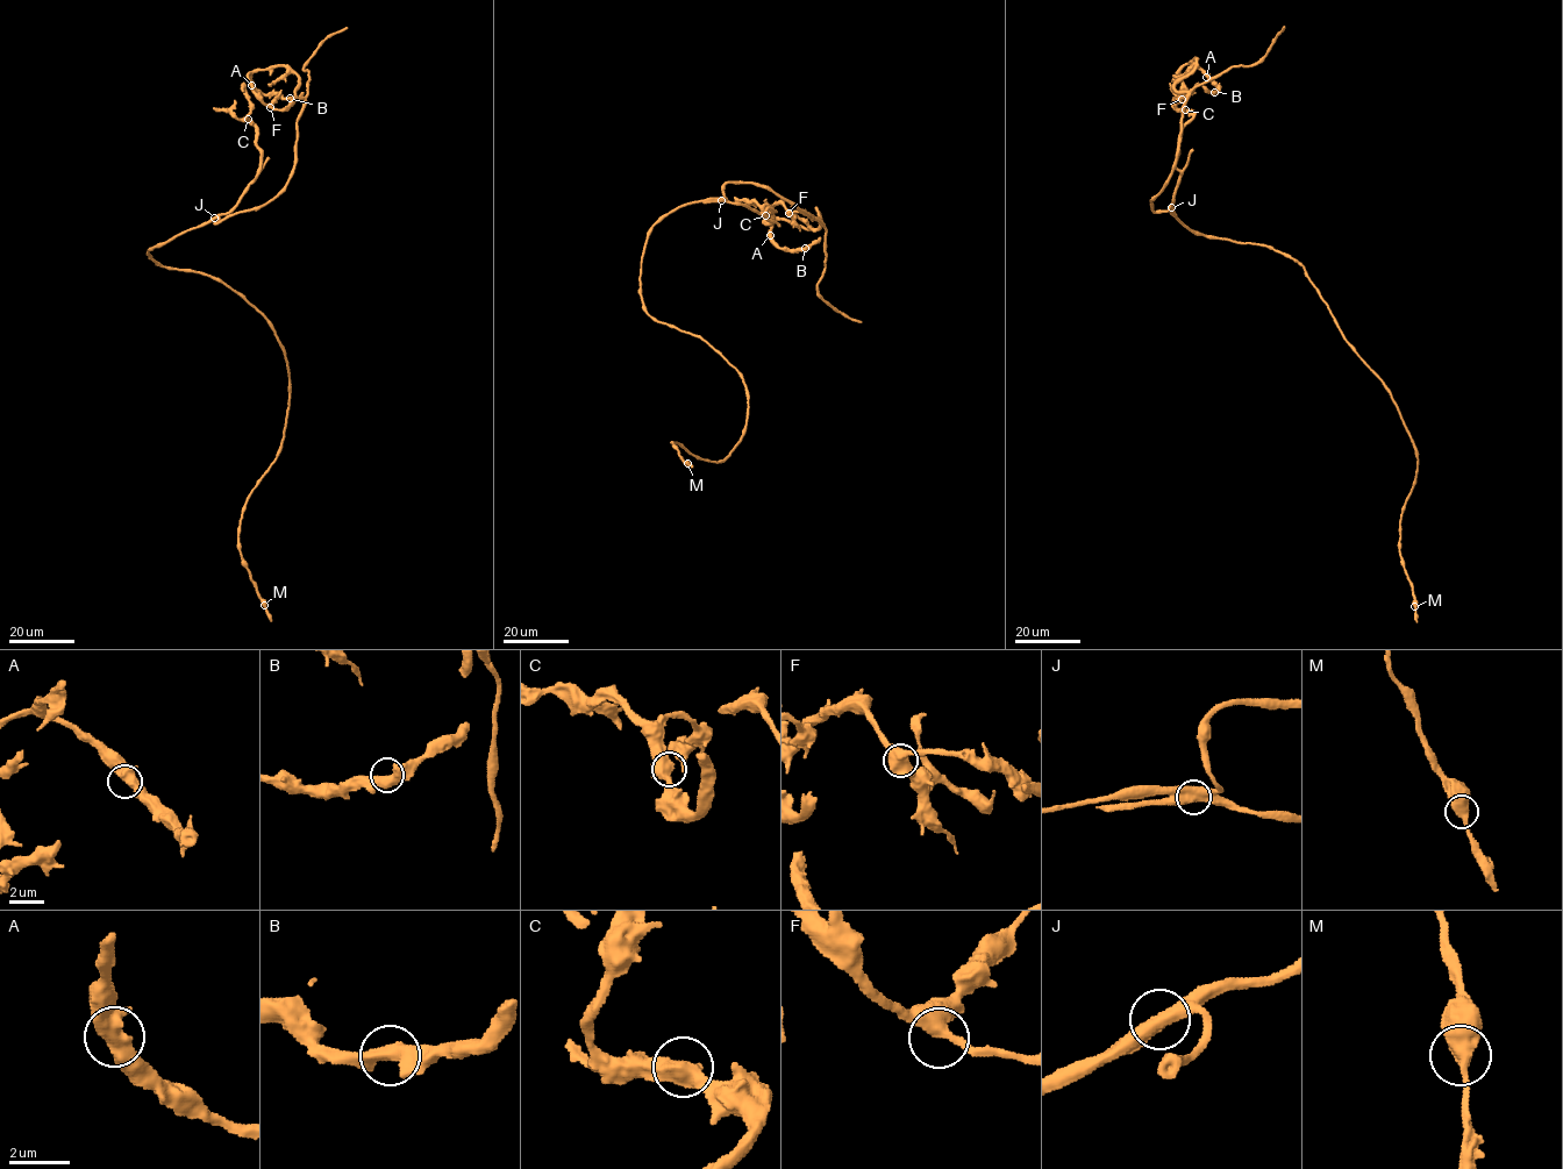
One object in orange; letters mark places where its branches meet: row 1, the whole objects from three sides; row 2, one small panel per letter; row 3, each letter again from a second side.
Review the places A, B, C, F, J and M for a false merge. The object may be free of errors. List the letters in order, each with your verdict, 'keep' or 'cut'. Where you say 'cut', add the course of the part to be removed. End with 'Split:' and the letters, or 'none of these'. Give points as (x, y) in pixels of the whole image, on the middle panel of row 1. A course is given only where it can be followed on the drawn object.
A: keep
B: keep
C: keep
F: keep
J: cut; course (721, 200), (759, 213), (775, 211), (770, 223), (766, 199)
M: keep
Split: J

